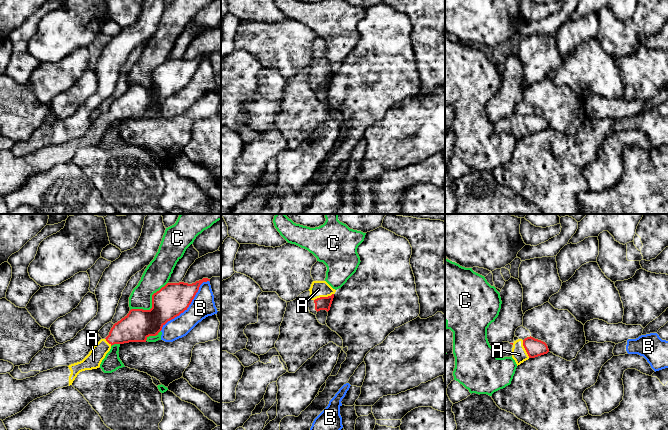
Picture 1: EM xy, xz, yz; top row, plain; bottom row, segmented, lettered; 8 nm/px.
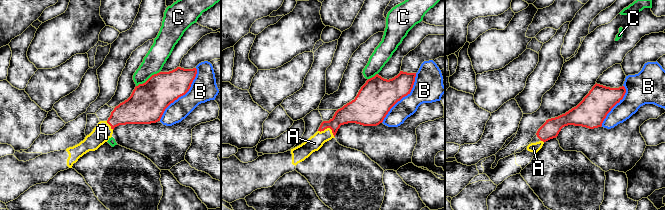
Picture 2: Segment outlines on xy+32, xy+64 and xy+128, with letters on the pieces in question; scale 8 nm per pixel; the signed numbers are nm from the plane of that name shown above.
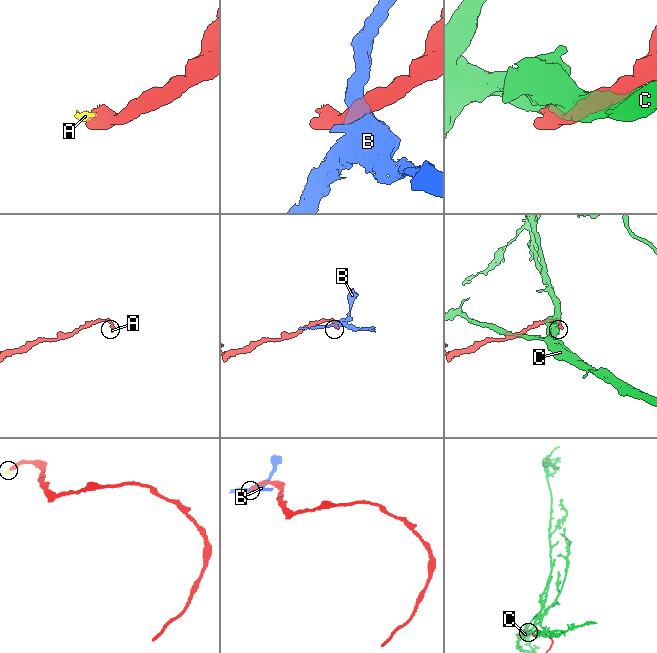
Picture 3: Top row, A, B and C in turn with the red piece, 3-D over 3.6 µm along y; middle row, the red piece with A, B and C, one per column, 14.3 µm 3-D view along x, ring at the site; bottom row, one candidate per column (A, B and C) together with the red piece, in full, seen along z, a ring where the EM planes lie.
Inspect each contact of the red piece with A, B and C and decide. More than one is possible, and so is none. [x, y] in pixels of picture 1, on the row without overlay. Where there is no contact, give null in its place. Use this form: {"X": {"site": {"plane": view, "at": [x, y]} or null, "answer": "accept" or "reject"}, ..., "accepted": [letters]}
{"A": {"site": {"plane": "xz", "at": [323, 73]}, "answer": "accept"}, "B": {"site": {"plane": "xy", "at": [188, 82]}, "answer": "reject"}, "C": {"site": {"plane": "xy", "at": [152, 80]}, "answer": "reject"}, "accepted": ["A"]}

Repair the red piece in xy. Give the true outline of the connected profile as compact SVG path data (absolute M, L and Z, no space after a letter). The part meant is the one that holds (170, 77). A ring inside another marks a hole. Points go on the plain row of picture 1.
M203 54L192 60L184 58L167 59L152 71L152 84L150 86L131 85L124 94L113 101L109 111L94 121L89 130L80 138L69 142L58 142L23 156L14 155L9 149L0 150L0 196L3 197L21 188L30 178L37 174L46 172L58 164L72 161L80 148L99 144L112 121L129 118L146 118L149 112L158 111L168 97L187 86L200 61L207 57L210 57L210 55Z

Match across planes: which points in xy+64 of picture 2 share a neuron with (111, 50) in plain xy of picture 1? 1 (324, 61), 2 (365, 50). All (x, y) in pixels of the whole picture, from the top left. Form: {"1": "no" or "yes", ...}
{"1": "no", "2": "no"}

